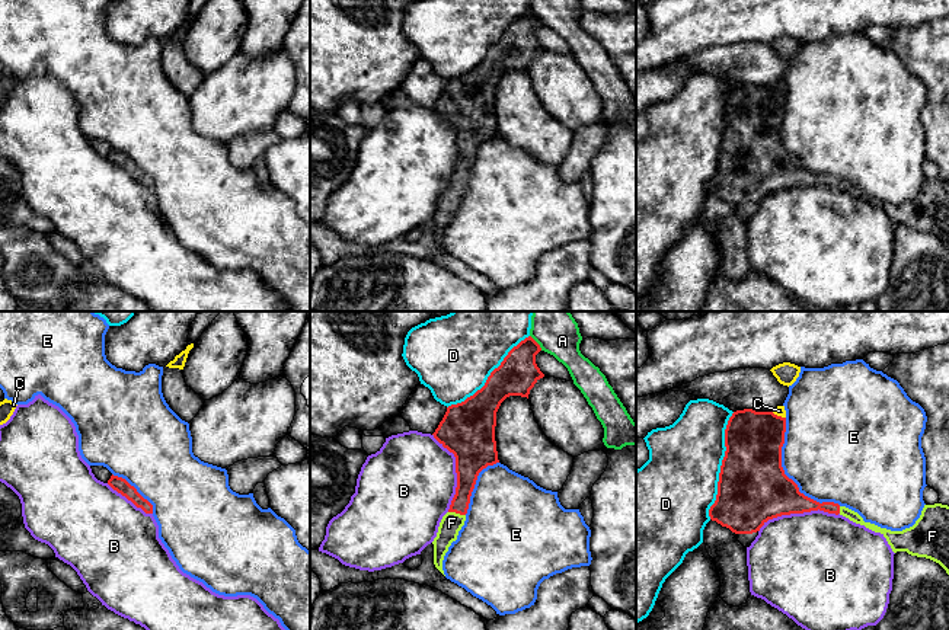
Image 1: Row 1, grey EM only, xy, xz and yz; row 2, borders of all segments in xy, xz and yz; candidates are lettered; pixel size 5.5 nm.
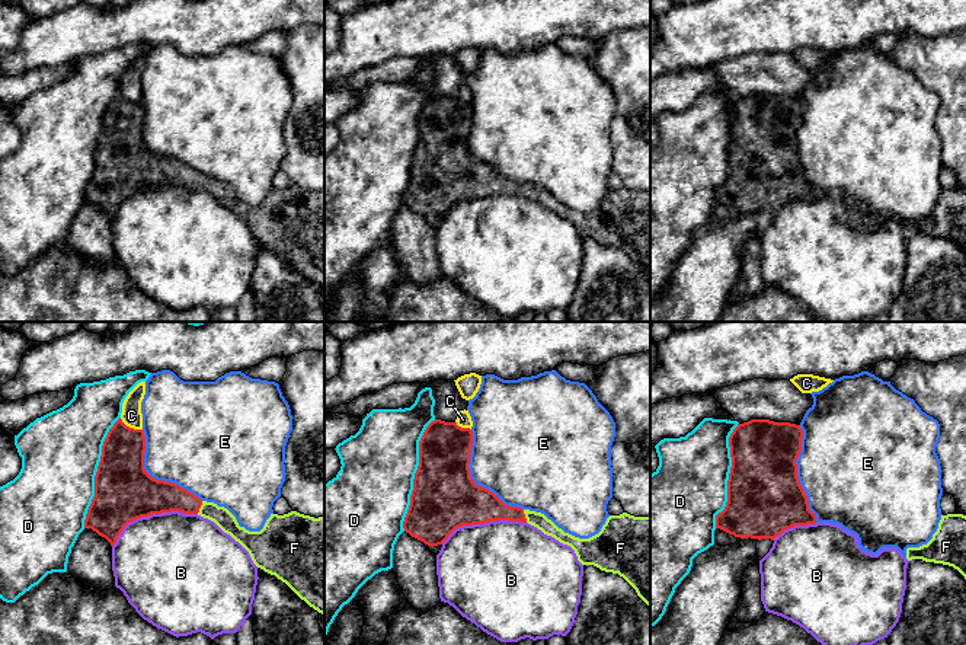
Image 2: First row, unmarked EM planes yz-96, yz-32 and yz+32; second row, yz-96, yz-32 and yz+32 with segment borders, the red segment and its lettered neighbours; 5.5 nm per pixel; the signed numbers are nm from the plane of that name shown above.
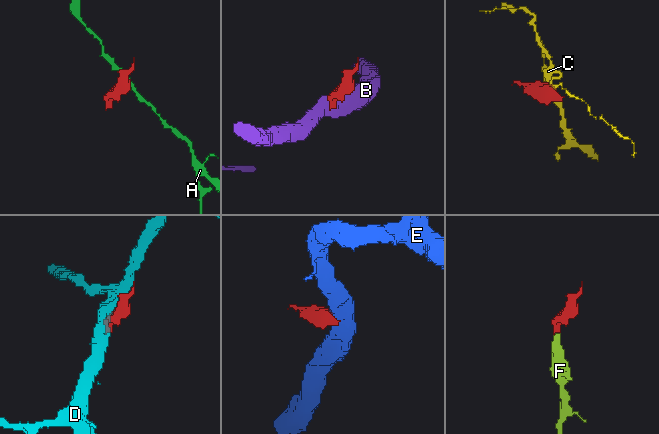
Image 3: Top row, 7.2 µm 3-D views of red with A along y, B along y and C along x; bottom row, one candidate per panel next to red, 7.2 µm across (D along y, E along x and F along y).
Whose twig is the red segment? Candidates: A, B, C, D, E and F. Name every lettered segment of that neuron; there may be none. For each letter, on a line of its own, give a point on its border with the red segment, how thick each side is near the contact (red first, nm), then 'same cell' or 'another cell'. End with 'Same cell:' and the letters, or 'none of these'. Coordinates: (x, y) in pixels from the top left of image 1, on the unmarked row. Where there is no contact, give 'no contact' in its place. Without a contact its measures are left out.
A: xz (536, 16) | 220/180 nm | another cell
B: yz (798, 186) | 340/500 nm | another cell
C: yz (779, 90) | 320/60 nm | another cell
D: yz (721, 140) | 380/420 nm | another cell
E: yz (785, 149) | 380/460 nm | another cell
F: xz (457, 186) | 140/120 nm | same cell
Same cell: F

